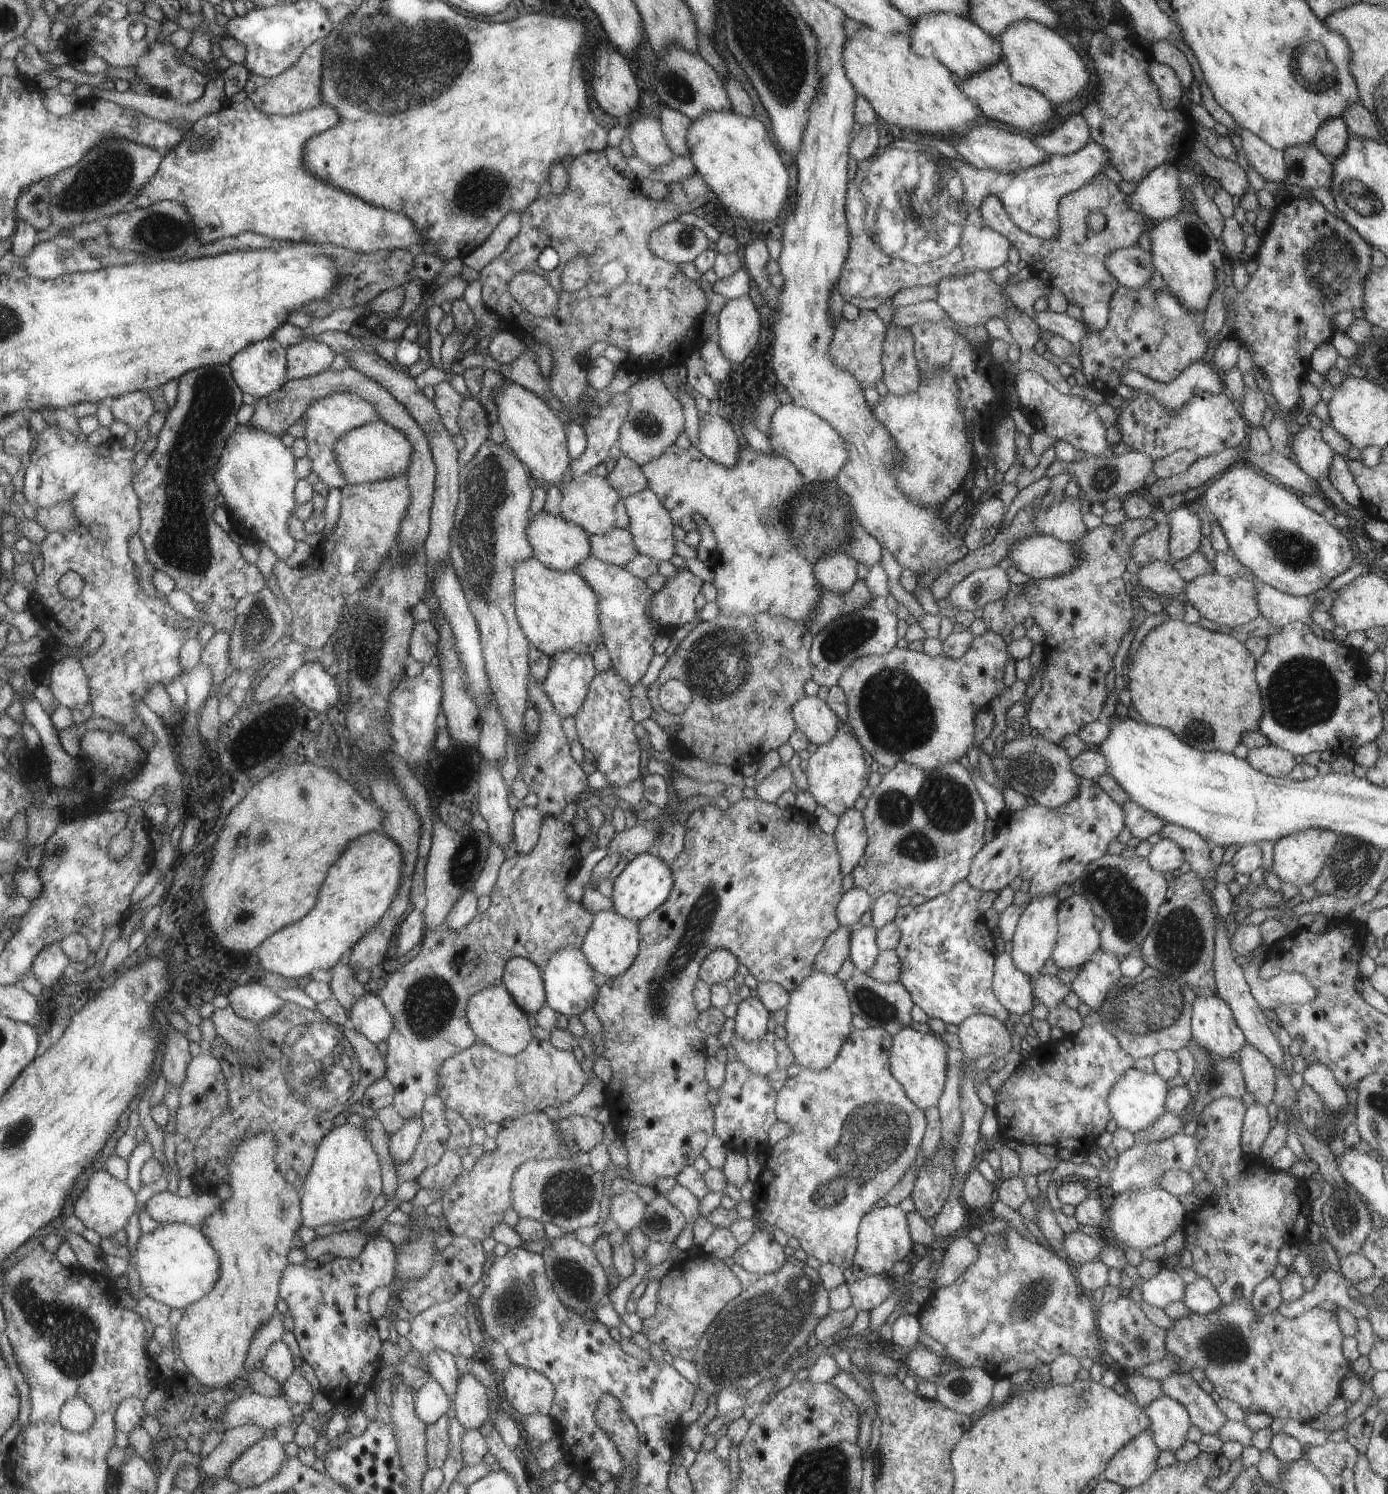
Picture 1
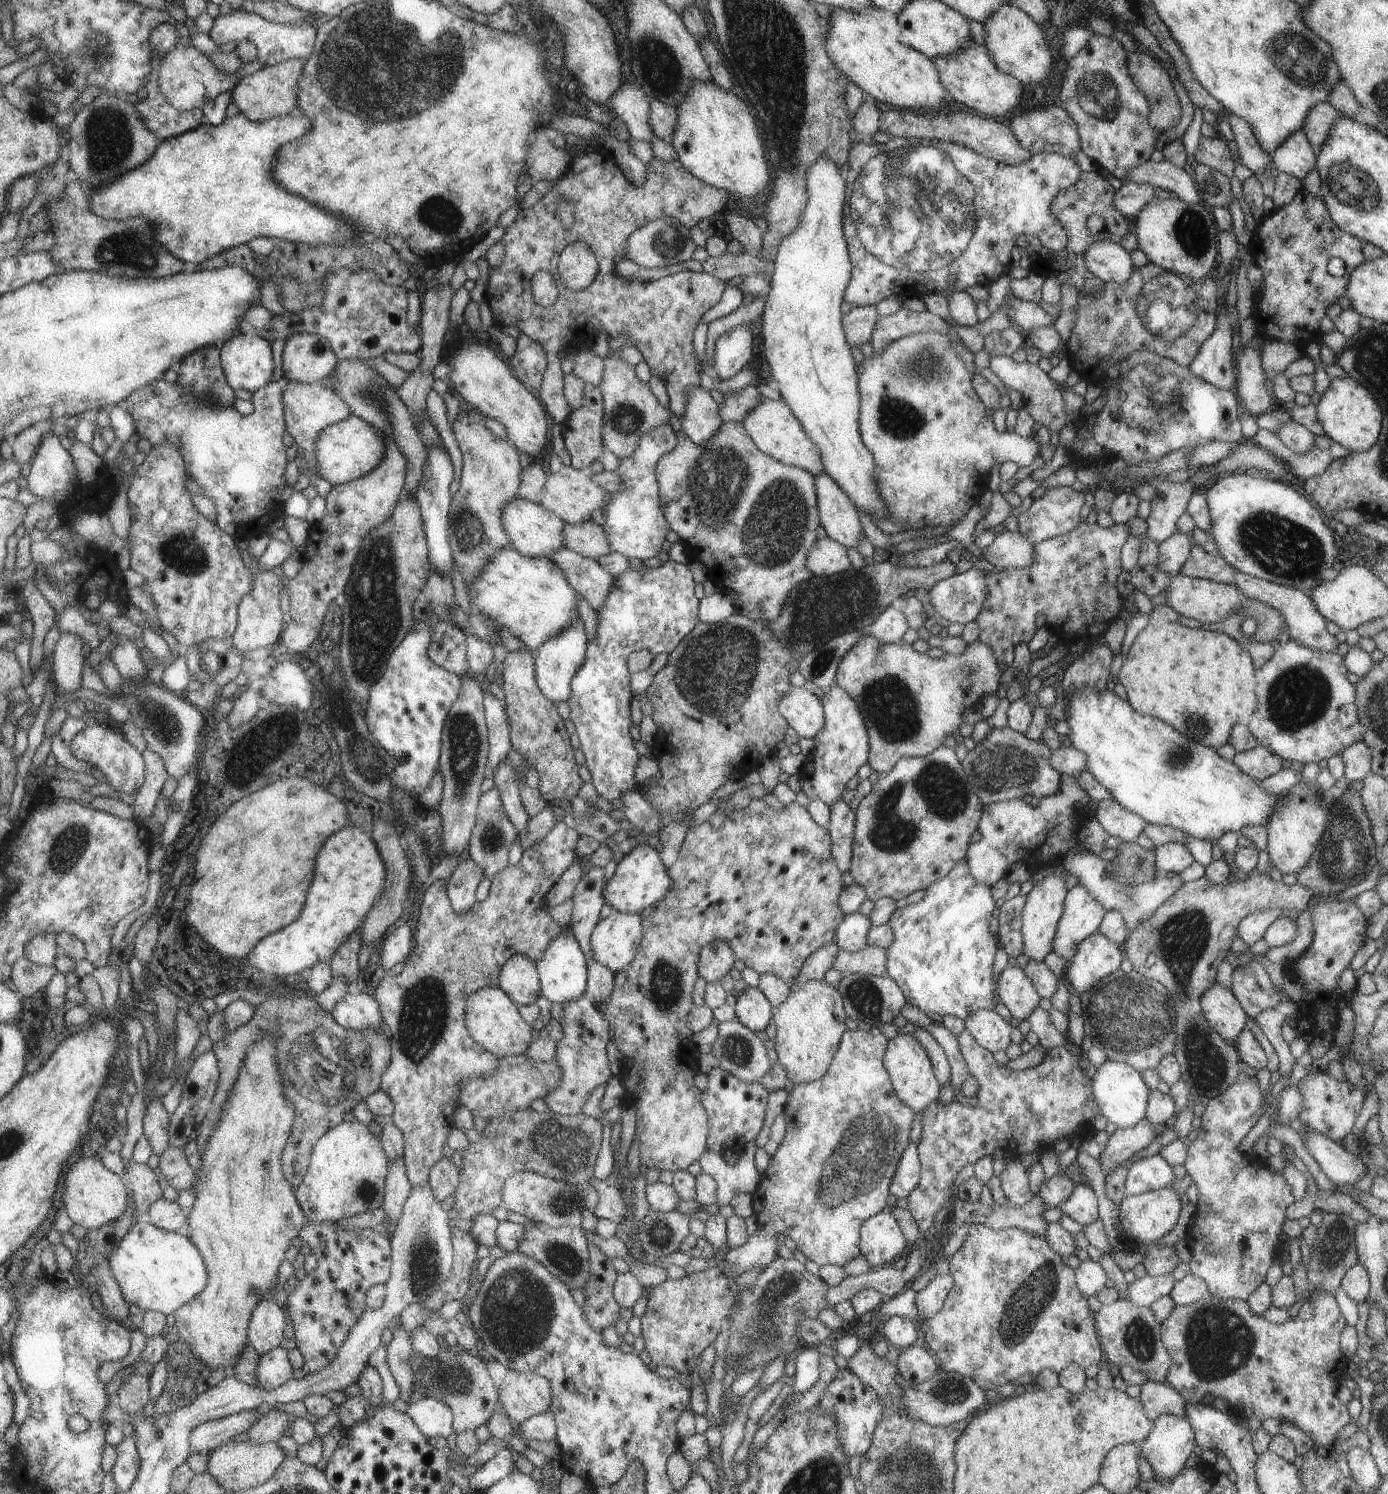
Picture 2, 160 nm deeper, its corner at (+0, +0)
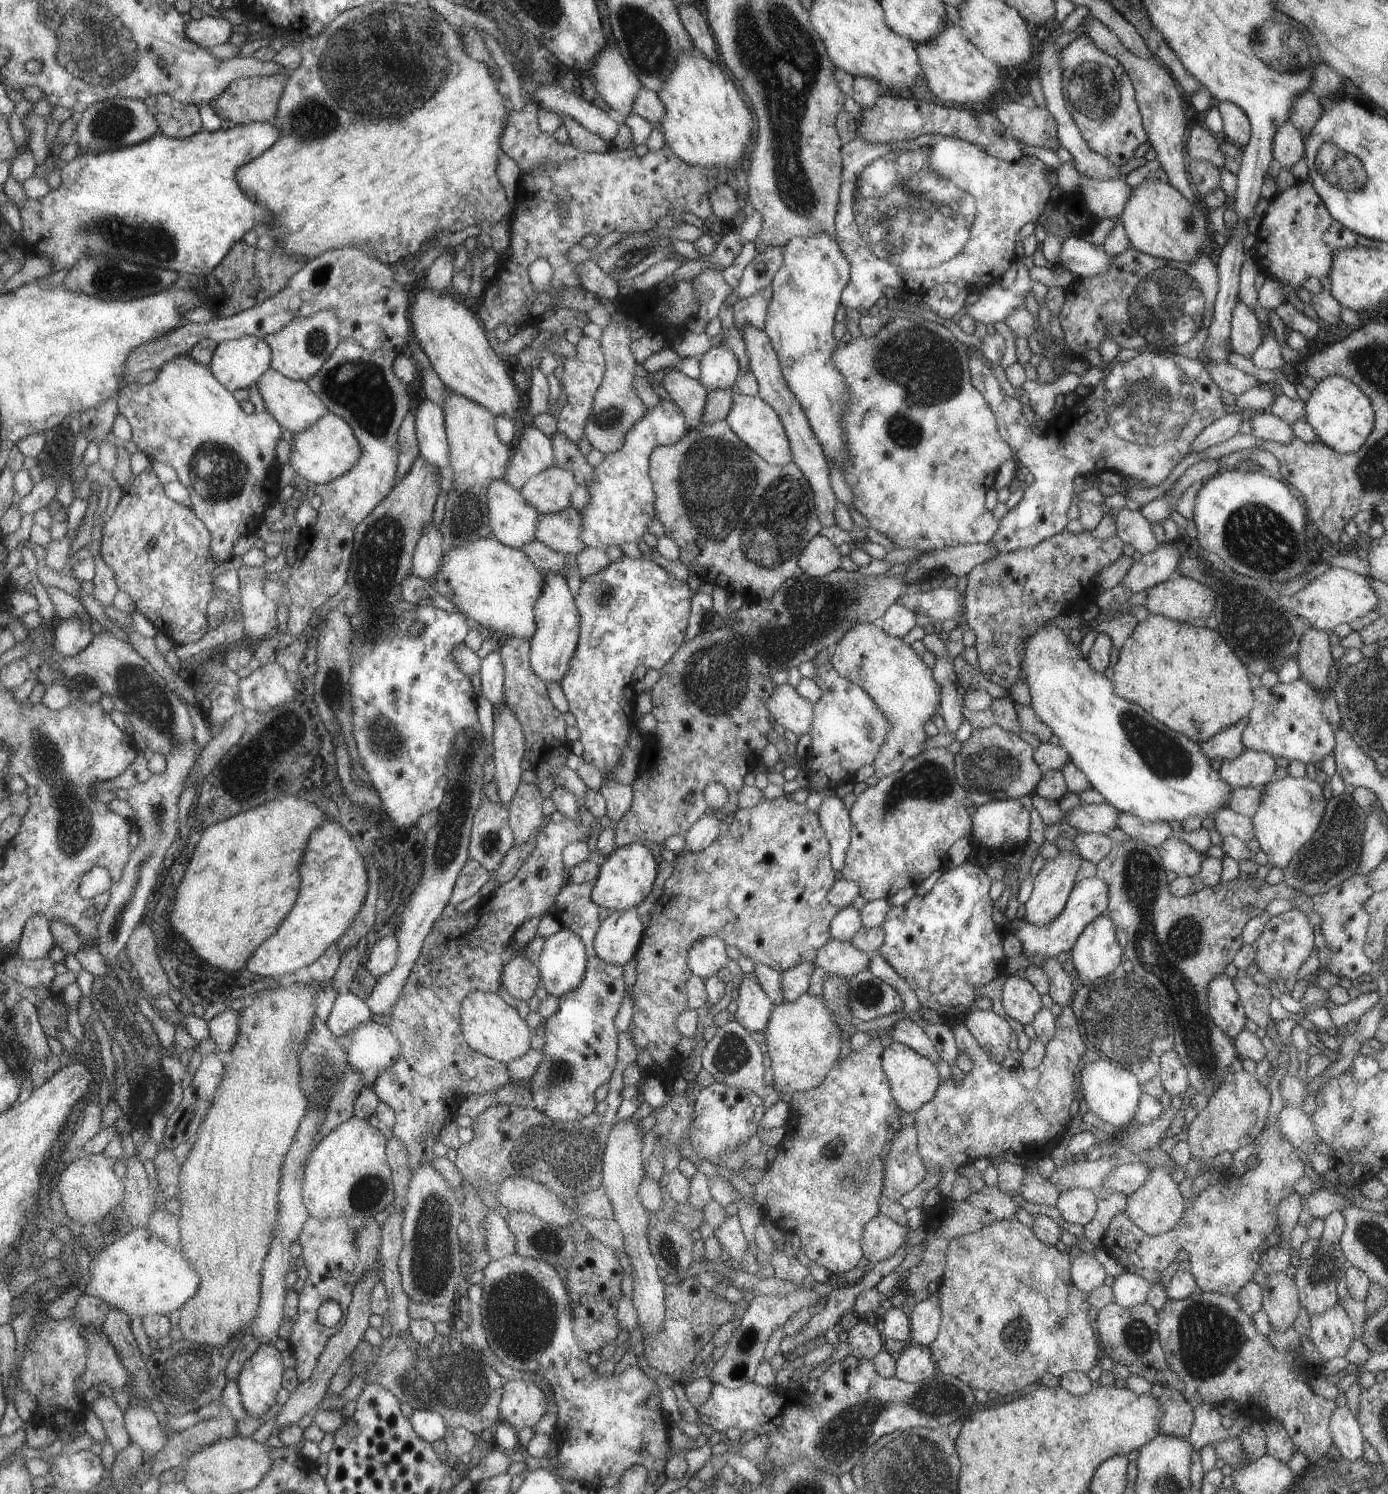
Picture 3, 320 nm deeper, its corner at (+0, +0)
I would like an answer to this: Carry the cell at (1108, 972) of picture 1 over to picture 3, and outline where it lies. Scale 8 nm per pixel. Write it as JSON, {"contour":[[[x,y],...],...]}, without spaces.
{"contour":[[[1104,913],[1080,932],[1070,951],[1079,984],[1091,984],[1095,979],[1116,972],[1117,965],[1124,959],[1123,950],[1117,944],[1116,930],[1116,925]]]}

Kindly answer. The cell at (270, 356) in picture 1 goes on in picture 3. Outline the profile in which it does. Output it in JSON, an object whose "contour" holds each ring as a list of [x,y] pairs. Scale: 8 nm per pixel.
{"contour":[[[245,335],[220,343],[210,368],[231,392],[253,387],[272,366],[272,348],[264,338]]]}

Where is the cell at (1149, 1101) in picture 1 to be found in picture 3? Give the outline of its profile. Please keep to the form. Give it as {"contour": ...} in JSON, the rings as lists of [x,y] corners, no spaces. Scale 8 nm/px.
{"contour":[[[1104,1058],[1085,1063],[1078,1072],[1081,1107],[1089,1110],[1103,1123],[1108,1122],[1120,1130],[1135,1116],[1136,1104],[1141,1094],[1141,1084],[1136,1076]]]}

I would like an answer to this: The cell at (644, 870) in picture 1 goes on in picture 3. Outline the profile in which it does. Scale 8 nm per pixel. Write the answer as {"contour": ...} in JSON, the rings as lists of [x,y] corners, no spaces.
{"contour":[[[636,842],[611,853],[611,856],[600,866],[600,873],[595,880],[592,899],[602,908],[611,912],[633,909],[639,906],[653,890],[657,874],[657,860],[645,843]]]}

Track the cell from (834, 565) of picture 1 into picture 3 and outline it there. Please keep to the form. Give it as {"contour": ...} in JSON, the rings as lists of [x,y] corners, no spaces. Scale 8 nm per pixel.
{"contour":[[[817,534],[807,542],[798,559],[798,566],[803,574],[822,577],[837,569],[839,557],[837,547],[825,536]]]}

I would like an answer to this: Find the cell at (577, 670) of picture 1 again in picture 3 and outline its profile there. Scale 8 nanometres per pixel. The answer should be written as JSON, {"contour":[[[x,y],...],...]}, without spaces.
{"contour":[[[546,572],[547,584],[544,594],[536,602],[537,632],[532,638],[532,651],[530,654],[535,672],[547,682],[561,682],[572,666],[580,643],[582,618],[573,592],[565,577],[558,572]]]}

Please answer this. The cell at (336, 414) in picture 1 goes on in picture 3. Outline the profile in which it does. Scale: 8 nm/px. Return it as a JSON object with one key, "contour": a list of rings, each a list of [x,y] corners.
{"contour":[[[272,366],[265,372],[263,378],[256,382],[256,386],[259,388],[259,392],[265,401],[266,410],[273,413],[277,422],[282,424],[285,429],[293,431],[295,434],[306,431],[321,417],[324,417],[330,412],[327,404],[311,388],[308,381],[293,380],[281,374],[281,372],[275,370]]]}

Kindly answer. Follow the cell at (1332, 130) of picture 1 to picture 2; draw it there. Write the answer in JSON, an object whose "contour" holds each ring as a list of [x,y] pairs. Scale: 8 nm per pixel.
{"contour":[[[1327,101],[1317,103],[1308,111],[1301,130],[1315,154],[1319,152],[1322,142],[1325,142],[1331,123],[1339,116],[1340,114]]]}

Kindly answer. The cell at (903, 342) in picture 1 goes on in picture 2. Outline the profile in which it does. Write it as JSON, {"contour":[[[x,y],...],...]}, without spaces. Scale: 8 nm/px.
{"contour":[[[901,305],[896,312],[876,318],[868,341],[872,352],[879,354],[892,340],[913,333],[931,331],[936,327],[945,333],[949,324],[929,311],[913,312]]]}

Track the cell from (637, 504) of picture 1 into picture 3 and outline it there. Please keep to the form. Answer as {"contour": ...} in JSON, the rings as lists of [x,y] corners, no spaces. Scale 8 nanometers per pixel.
{"contour":[[[661,398],[659,404],[650,408],[628,432],[628,438],[617,452],[603,455],[591,449],[585,458],[594,467],[594,479],[588,486],[590,501],[582,512],[584,530],[580,538],[585,545],[607,550],[609,546],[620,548],[623,543],[637,543],[645,534],[649,522],[656,518],[656,490],[650,475],[652,452],[657,447],[678,441],[685,431],[684,413],[675,404]]]}

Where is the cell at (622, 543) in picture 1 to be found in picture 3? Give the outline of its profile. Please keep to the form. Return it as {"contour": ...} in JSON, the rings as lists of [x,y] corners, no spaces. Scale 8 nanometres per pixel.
{"contour":[[[569,505],[563,511],[547,513],[540,516],[540,526],[536,532],[536,540],[543,544],[549,545],[553,550],[565,554],[579,554],[585,550],[585,545],[580,538],[581,531],[584,530],[584,522],[582,514],[573,506]]]}

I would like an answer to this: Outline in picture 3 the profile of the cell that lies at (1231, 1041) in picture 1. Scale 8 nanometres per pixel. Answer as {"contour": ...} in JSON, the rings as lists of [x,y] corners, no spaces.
{"contour":[[[1227,973],[1216,977],[1208,984],[1208,1013],[1212,1021],[1229,1038],[1235,1038],[1245,1024],[1243,1006],[1239,1002],[1236,990],[1233,990],[1231,978],[1227,978]]]}

